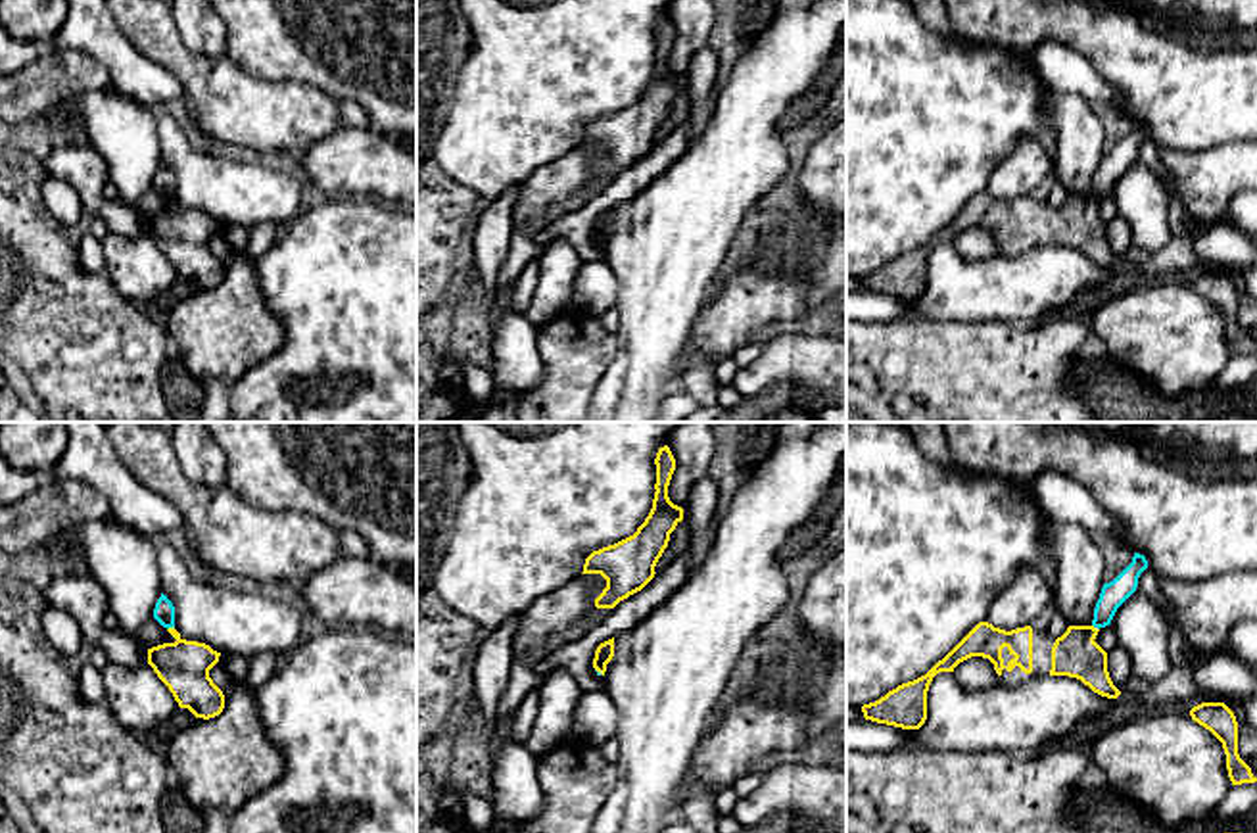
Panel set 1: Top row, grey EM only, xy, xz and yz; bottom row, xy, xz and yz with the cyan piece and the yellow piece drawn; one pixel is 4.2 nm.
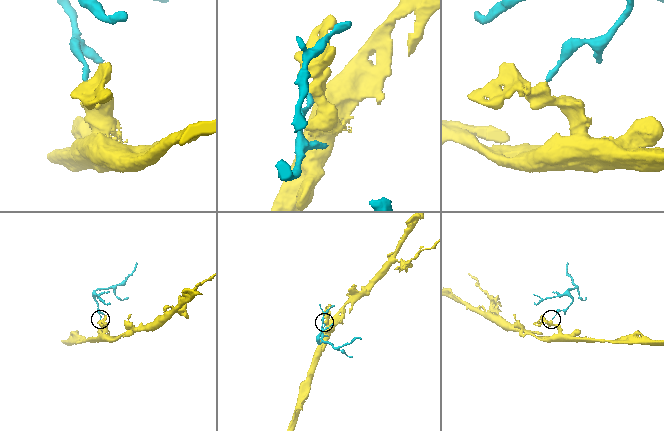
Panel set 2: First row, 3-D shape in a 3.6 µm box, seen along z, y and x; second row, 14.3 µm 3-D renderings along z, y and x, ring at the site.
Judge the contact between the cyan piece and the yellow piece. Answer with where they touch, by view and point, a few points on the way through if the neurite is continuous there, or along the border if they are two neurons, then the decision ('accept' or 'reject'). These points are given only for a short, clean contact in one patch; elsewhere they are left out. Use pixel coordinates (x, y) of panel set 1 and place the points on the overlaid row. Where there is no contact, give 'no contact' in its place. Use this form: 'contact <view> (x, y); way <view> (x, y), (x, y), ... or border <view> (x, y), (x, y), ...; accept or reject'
contact xy (169, 626); border xy (173, 626), (167, 630); reject

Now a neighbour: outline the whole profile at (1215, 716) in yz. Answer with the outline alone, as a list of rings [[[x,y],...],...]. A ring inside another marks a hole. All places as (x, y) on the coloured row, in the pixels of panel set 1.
[[[1201,702],[1190,710],[1190,716],[1222,743],[1232,785],[1255,783],[1257,770],[1251,770],[1238,754],[1238,722],[1234,712],[1224,702]]]

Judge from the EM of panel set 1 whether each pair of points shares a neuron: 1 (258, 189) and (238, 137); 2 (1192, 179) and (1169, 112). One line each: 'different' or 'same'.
1: different
2: different

